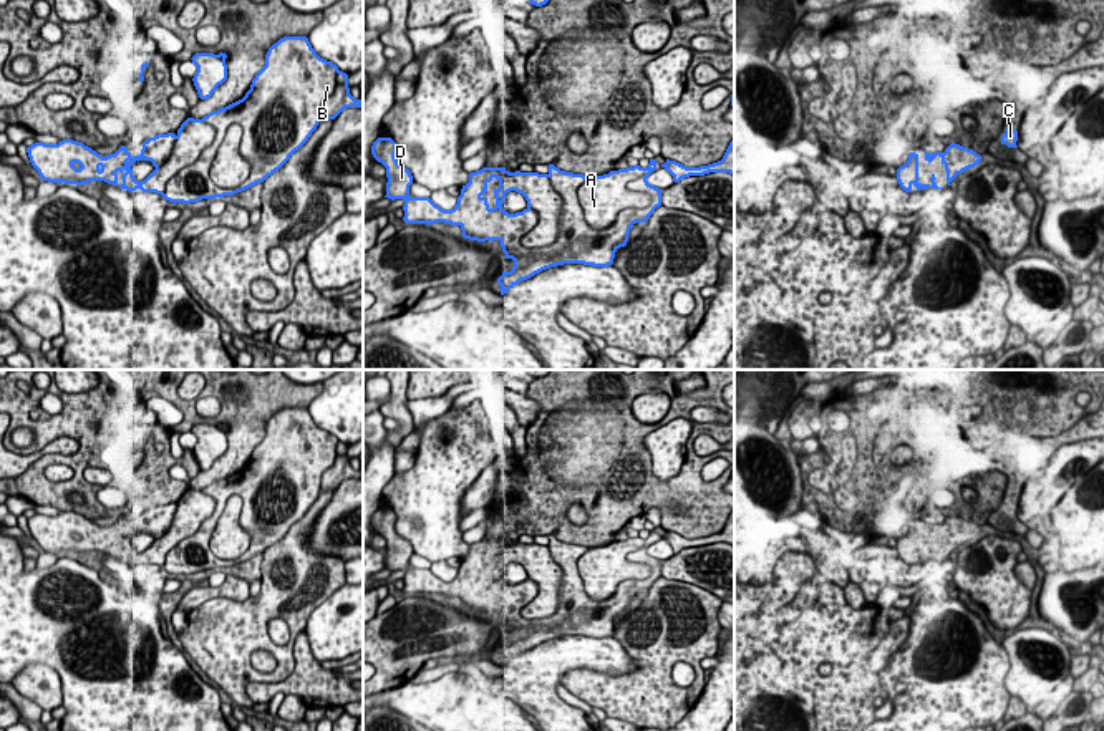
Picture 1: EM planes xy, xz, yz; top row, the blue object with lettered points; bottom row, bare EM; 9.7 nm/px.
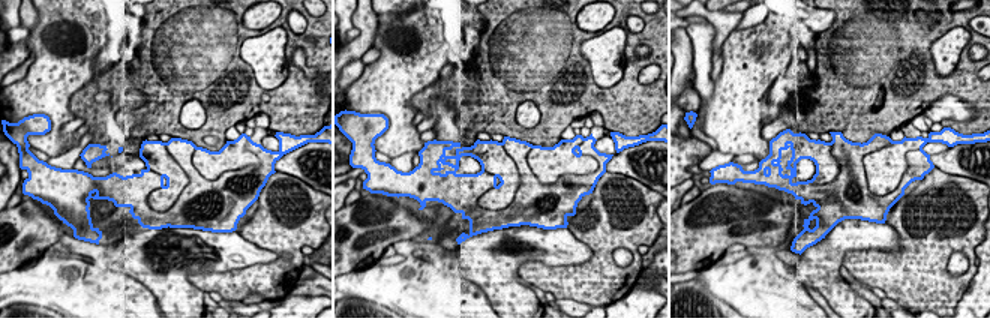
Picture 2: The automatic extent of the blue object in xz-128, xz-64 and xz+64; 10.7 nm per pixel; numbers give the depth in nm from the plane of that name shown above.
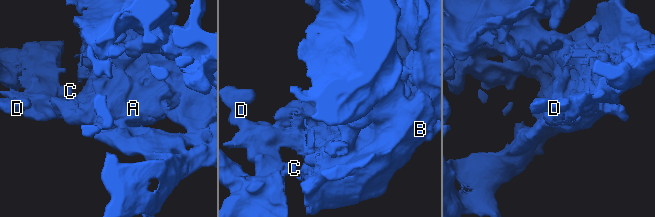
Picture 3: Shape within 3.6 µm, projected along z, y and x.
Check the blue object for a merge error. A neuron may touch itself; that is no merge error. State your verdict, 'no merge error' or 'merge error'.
no merge error

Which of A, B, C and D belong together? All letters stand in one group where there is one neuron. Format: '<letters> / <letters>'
A B C D

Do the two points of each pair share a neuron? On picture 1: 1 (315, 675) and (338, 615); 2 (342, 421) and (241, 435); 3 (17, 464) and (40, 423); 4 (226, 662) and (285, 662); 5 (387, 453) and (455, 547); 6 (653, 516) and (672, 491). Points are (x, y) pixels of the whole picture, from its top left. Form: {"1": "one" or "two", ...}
{"1": "two", "2": "two", "3": "two", "4": "one", "5": "two", "6": "two"}

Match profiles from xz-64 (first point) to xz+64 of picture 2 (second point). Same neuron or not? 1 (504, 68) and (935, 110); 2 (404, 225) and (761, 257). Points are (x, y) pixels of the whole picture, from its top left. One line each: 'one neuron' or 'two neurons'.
1: two neurons
2: two neurons

